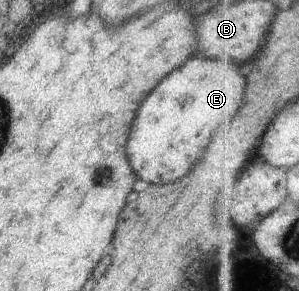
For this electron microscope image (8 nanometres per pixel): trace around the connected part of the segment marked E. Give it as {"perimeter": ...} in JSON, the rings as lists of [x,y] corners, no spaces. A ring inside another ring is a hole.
{"perimeter":[[[190,58],[182,68],[166,76],[142,102],[132,122],[128,140],[128,160],[132,170],[146,182],[164,184],[178,180],[194,168],[208,146],[218,124],[234,122],[244,104],[248,80],[240,74],[236,62]]]}

